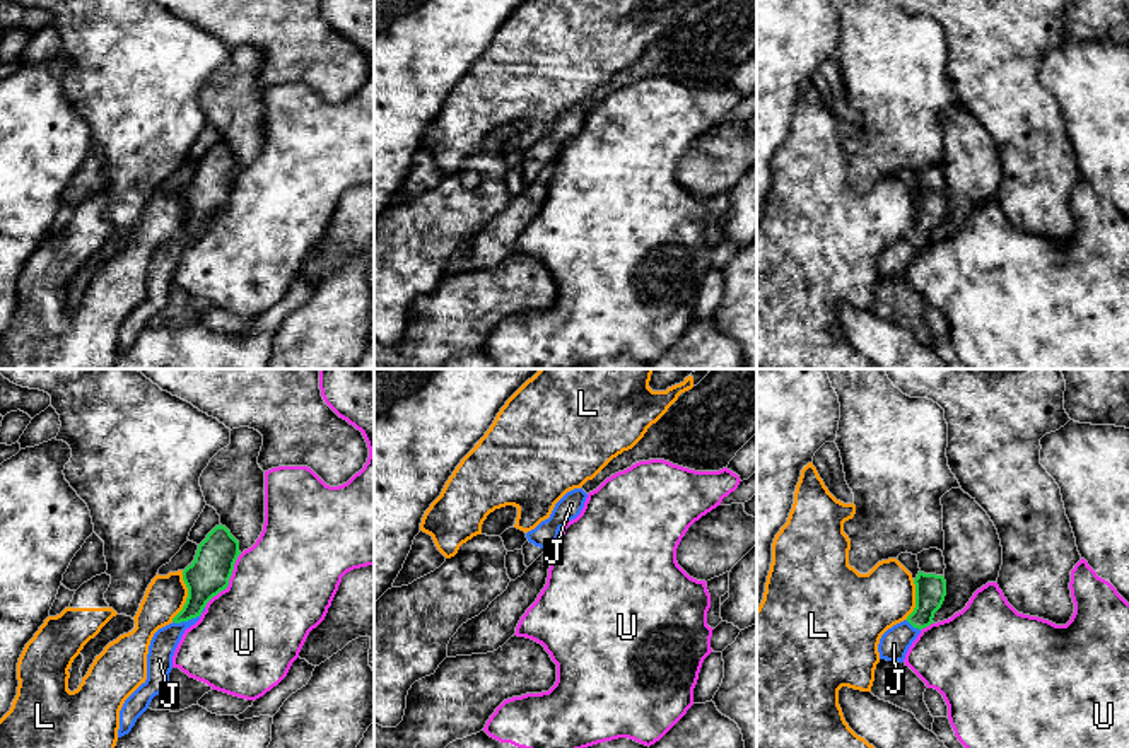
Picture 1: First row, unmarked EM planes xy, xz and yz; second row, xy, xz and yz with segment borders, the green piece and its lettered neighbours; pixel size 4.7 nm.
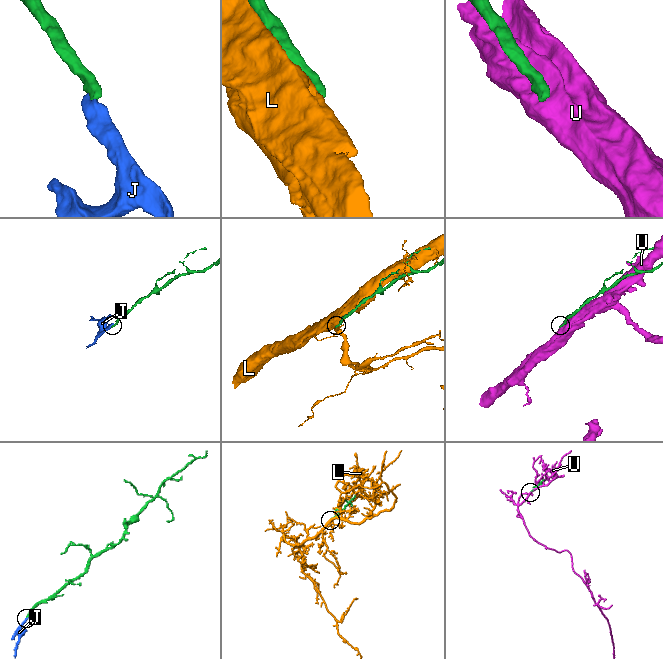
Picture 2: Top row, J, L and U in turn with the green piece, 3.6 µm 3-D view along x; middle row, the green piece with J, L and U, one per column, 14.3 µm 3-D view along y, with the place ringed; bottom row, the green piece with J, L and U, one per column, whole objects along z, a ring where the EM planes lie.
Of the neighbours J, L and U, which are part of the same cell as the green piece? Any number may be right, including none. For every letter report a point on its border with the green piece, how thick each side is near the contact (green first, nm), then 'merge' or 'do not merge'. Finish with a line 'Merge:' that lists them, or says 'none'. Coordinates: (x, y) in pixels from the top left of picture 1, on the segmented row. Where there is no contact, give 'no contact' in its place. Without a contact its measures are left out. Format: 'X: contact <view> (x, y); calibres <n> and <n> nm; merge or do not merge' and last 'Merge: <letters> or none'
J: contact xy (190, 619); calibres 200 and 130 nm; merge
L: contact xy (188, 596); calibres 200 and 190 nm; do not merge
U: contact xy (228, 581); calibres 200 and 480 nm; do not merge
Merge: J

